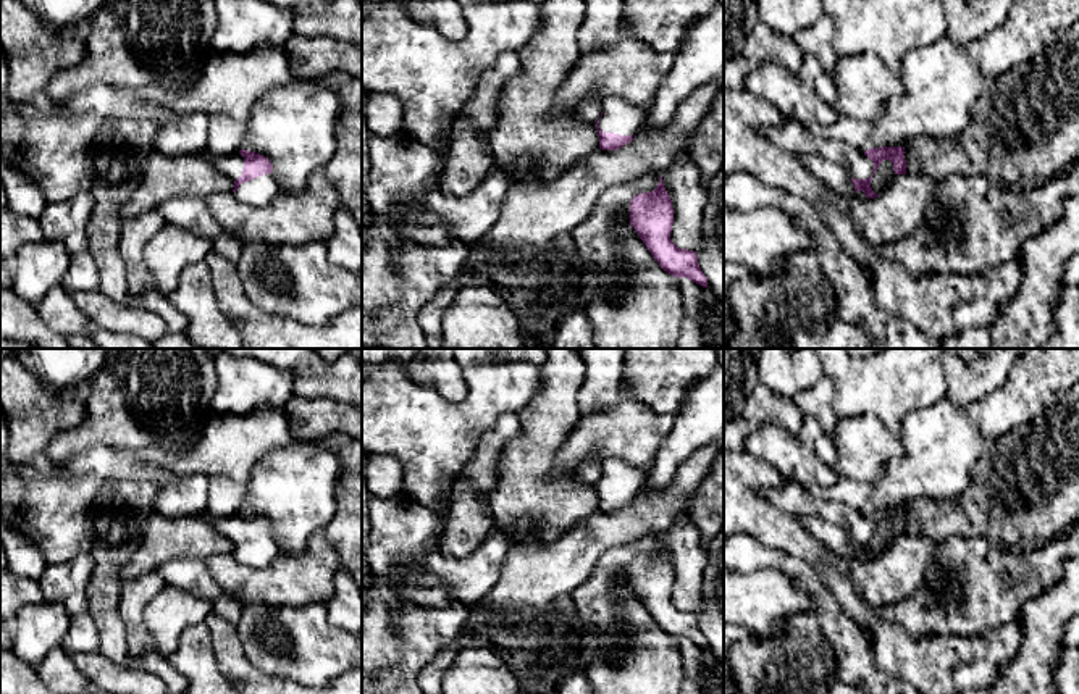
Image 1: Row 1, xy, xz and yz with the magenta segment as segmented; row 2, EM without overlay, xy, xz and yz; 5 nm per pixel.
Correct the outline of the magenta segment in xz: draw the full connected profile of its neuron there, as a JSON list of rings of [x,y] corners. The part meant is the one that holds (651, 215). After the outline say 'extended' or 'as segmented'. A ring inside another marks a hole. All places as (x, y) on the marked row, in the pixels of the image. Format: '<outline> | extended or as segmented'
[[[662,176],[653,192],[632,199],[630,224],[664,271],[707,287],[707,278],[699,268],[696,252],[678,249],[670,239],[674,207]]] | as segmented

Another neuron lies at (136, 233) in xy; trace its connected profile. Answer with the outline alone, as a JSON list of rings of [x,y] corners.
[[[158,210],[121,219],[120,253],[126,265],[129,295],[141,295],[147,291],[157,291],[157,286],[144,261],[144,250],[149,240],[165,224],[166,221]]]

